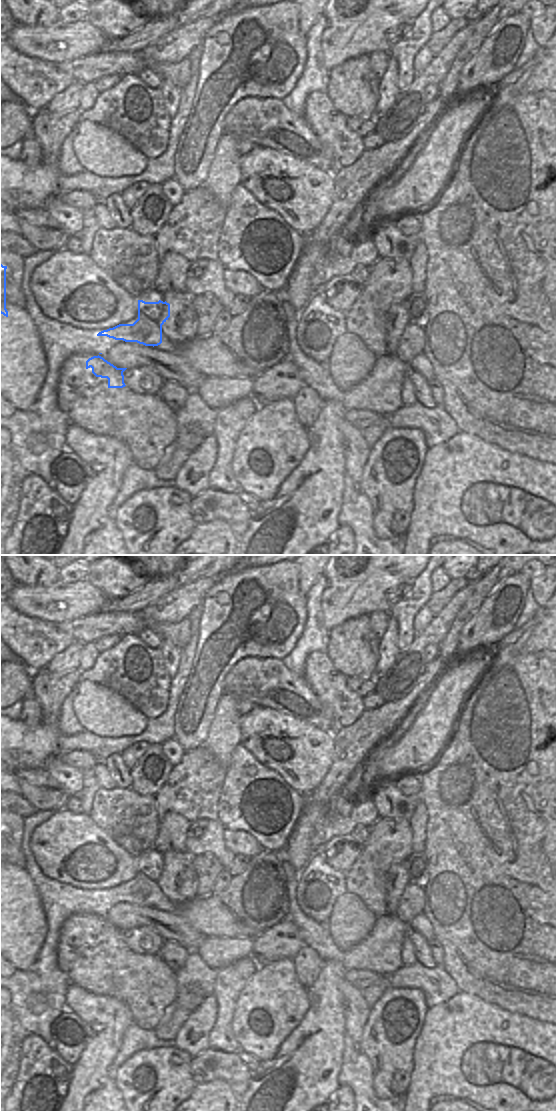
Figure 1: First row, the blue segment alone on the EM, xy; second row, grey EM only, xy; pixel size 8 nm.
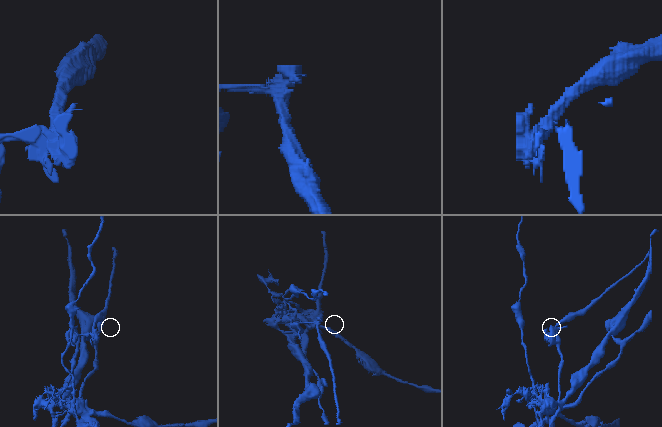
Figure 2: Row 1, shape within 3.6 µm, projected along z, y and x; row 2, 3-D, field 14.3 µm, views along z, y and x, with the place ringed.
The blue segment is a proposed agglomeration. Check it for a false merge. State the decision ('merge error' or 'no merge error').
merge error

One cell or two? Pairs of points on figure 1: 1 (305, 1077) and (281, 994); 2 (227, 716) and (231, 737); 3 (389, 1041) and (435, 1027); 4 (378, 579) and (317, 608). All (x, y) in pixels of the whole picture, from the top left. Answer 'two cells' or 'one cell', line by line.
1: two cells
2: one cell
3: two cells
4: one cell

